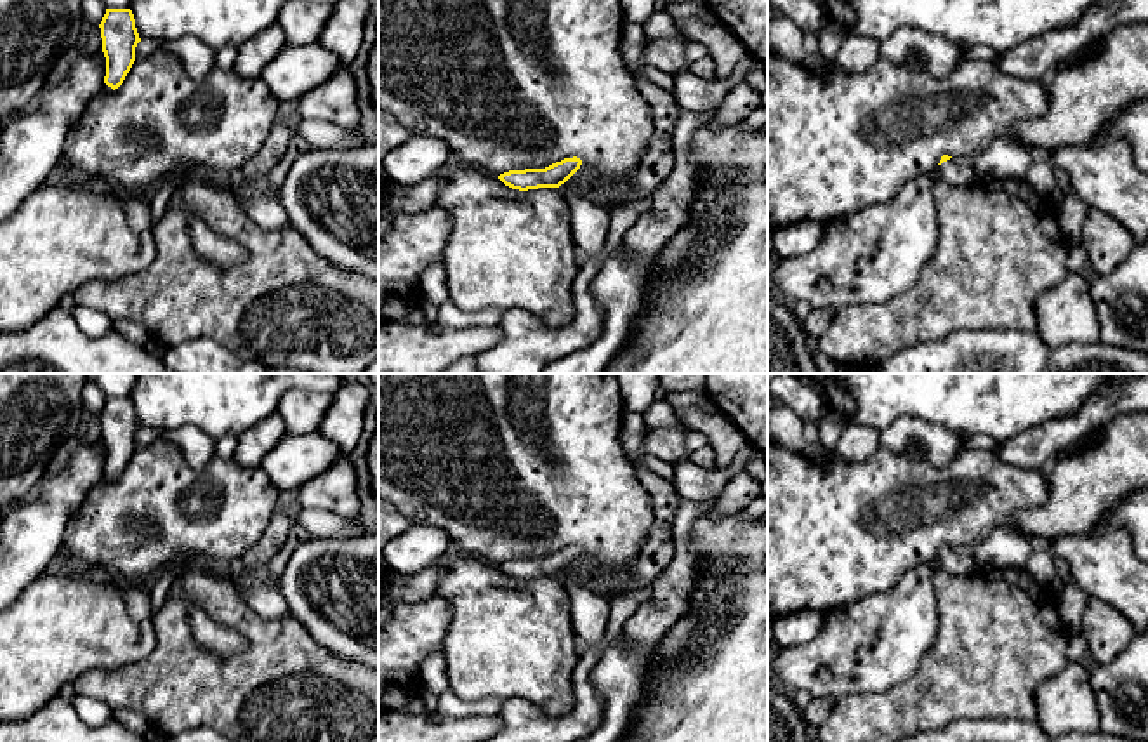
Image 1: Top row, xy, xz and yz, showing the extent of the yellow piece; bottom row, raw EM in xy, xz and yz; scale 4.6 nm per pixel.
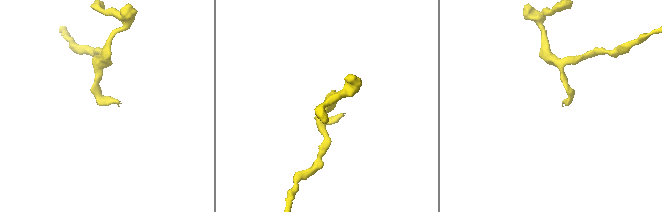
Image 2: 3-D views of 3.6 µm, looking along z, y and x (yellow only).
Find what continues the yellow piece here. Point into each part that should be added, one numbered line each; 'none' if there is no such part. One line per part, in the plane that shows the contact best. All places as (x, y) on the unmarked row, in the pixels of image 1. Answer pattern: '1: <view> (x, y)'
1: yz (957, 562)

